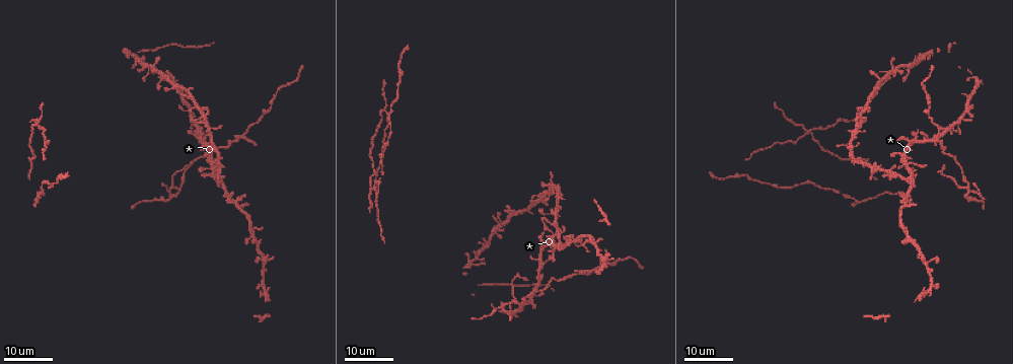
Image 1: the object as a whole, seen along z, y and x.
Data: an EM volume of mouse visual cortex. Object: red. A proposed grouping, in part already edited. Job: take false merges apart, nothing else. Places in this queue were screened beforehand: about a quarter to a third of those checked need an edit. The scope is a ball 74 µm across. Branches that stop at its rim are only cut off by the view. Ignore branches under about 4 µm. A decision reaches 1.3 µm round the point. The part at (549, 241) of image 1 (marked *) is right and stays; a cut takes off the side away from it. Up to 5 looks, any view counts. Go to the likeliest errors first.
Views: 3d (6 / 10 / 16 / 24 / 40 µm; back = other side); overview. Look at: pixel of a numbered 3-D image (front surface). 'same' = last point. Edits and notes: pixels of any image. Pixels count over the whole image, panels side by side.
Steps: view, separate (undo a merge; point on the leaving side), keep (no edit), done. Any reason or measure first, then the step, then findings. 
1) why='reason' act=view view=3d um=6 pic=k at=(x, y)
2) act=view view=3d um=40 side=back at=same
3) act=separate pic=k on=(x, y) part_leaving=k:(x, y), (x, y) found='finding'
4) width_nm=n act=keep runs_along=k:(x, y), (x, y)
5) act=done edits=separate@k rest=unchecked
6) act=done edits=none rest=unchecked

why='four-way junction' act=view view=3d um=24 pic=1 at=(179, 188)

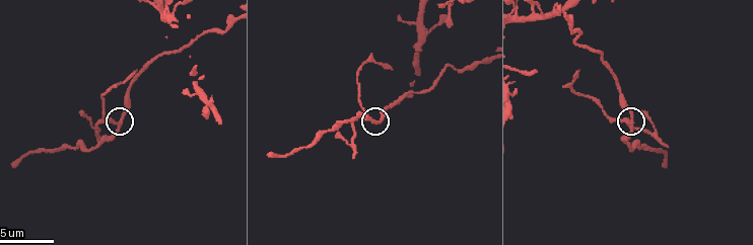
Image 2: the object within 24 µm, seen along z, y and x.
act=view view=3d um=10 pic=2 at=(628, 121)

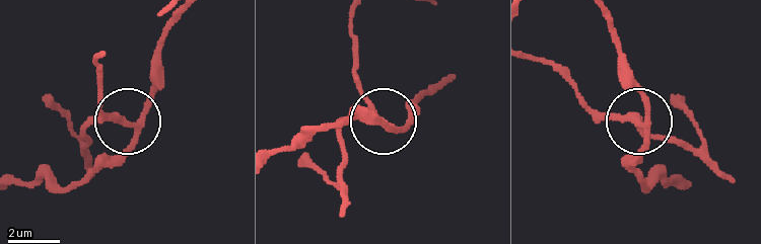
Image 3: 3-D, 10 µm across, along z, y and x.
side_arm_um=11 arms=4 act=separate pic=3 on=(632, 116) found='two neurons meet here'

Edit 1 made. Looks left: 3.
why='four arms meet' act=view view=3d um=16 pic=1 at=(936, 136)

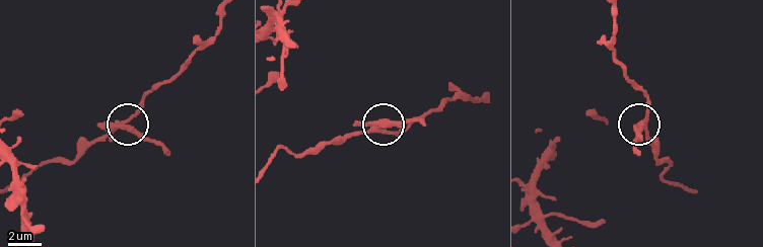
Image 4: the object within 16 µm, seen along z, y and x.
act=view view=3d um=6 pic=4 at=(640, 129)

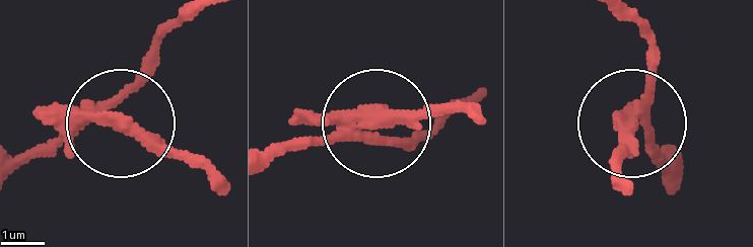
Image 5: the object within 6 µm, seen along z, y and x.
why='other side' act=view view=3d um=6 side=back pic=5 at=(375, 124)

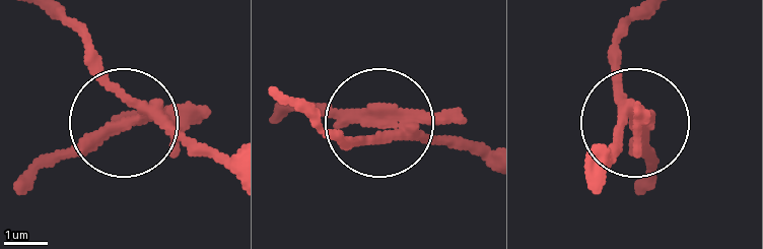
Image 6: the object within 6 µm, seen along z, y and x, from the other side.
width_nm=280 act=separate pic=6 on=(95, 133) found='two neurons meet here'

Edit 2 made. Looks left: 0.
act=done edits=separate@3,separate@6 rest=unchecked

